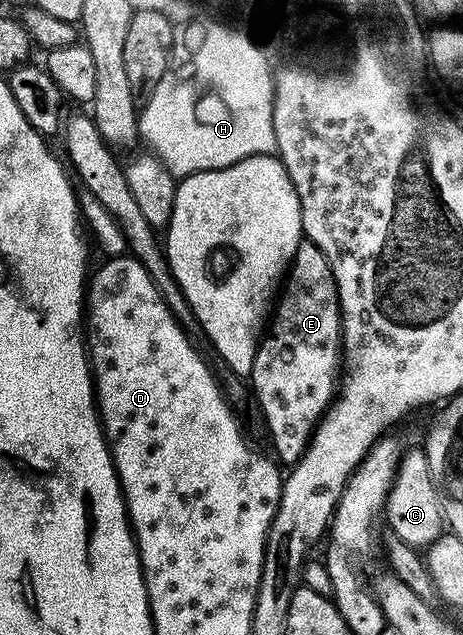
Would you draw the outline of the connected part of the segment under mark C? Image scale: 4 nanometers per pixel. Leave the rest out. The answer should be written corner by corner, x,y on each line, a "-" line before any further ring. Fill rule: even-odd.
417,447
402,458
401,464
395,474
395,481
391,484
391,493
387,497
385,506
385,521
391,524
390,532
398,537
400,541
409,543
415,549
426,550
434,541
438,541
445,529
443,514
443,503
439,490
434,483
433,475
430,474
429,459
426,458
424,450

